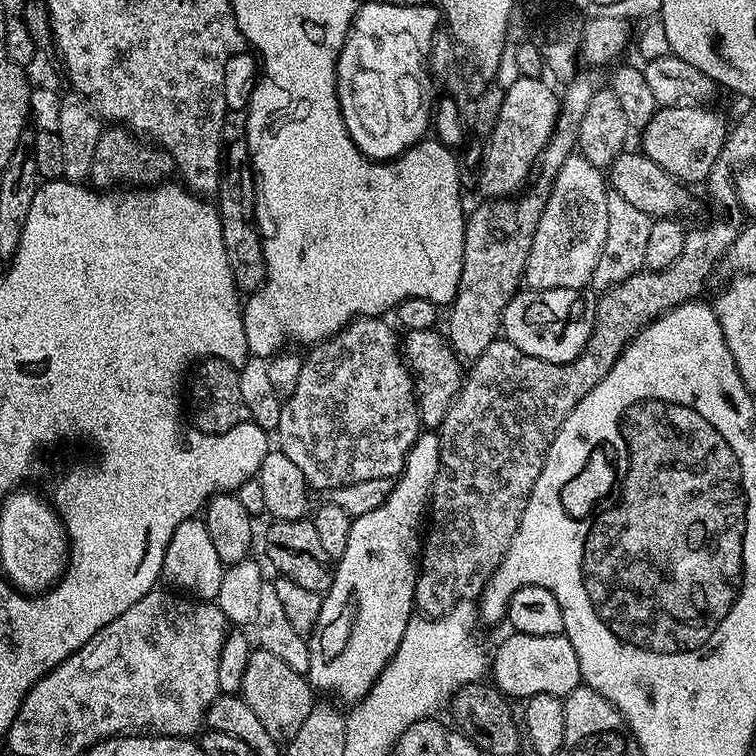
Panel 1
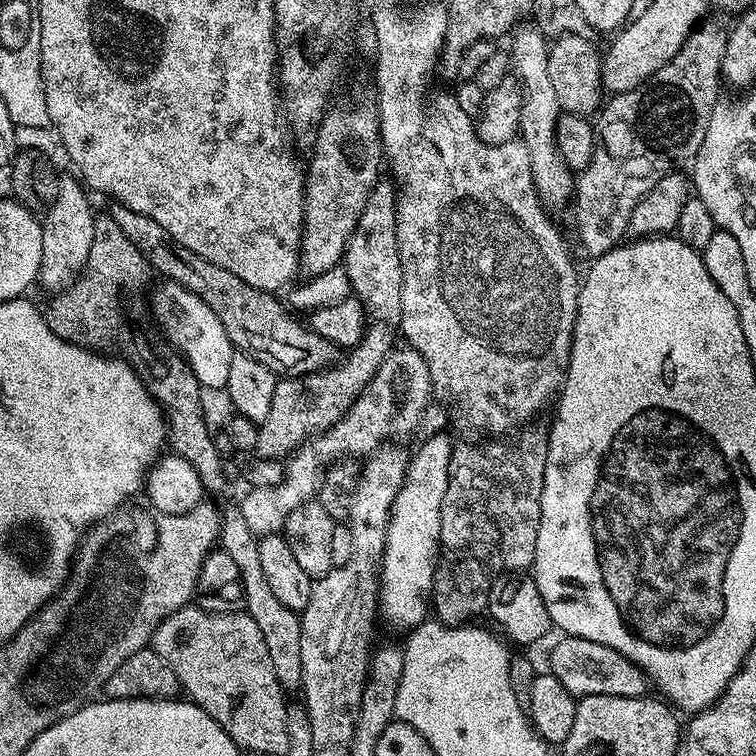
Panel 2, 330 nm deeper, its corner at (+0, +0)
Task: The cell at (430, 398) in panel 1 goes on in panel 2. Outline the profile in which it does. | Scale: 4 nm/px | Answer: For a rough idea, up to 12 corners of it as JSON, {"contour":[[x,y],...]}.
{"contour":[[113,203],[165,281],[198,294],[233,349],[280,378],[337,363],[336,345],[273,293]]}

